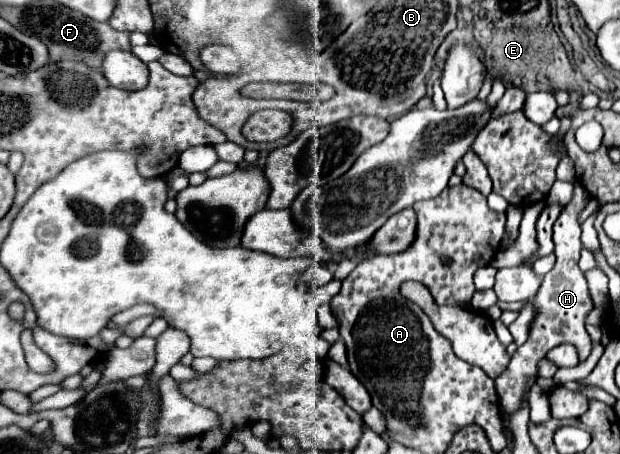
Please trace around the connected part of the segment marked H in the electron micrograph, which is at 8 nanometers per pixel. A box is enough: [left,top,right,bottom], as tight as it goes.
[495,184,593,414]

